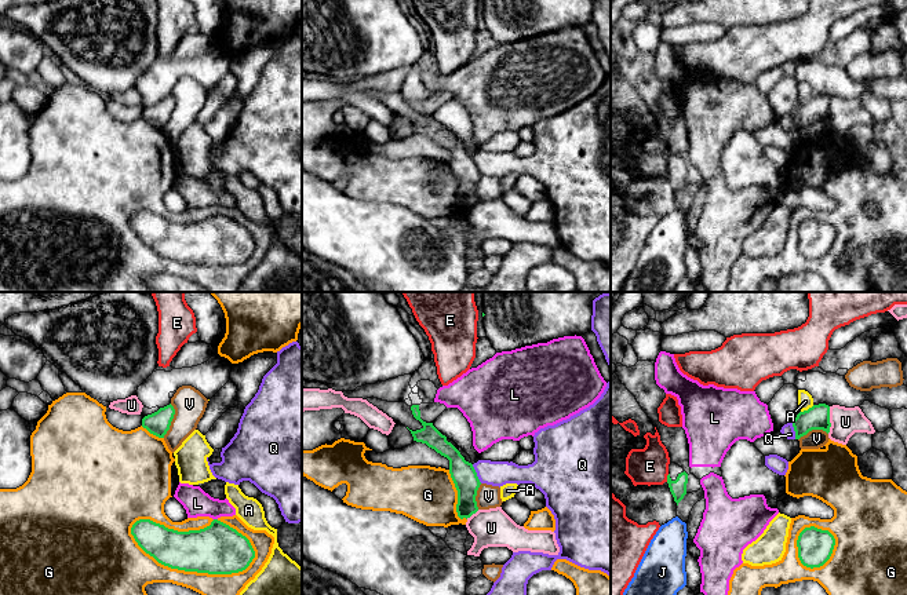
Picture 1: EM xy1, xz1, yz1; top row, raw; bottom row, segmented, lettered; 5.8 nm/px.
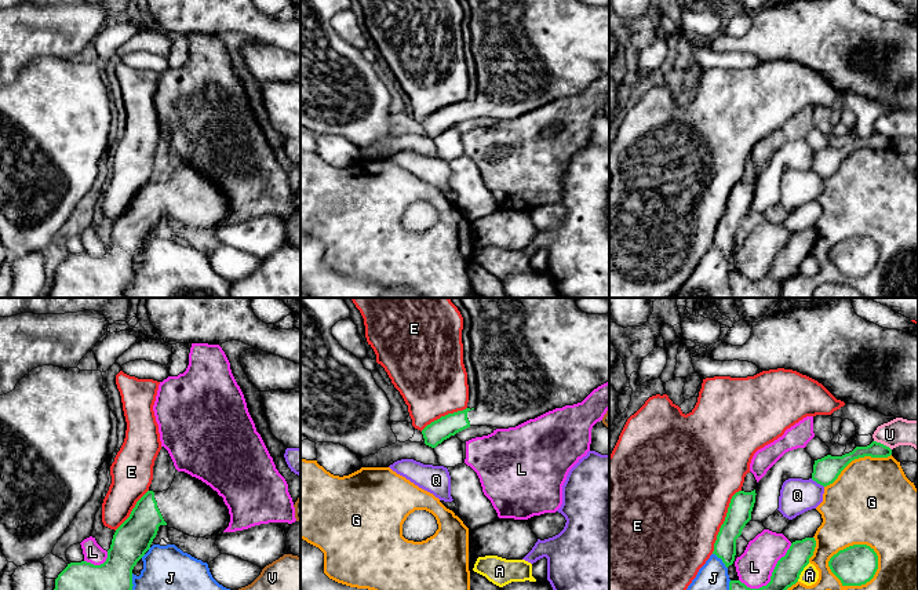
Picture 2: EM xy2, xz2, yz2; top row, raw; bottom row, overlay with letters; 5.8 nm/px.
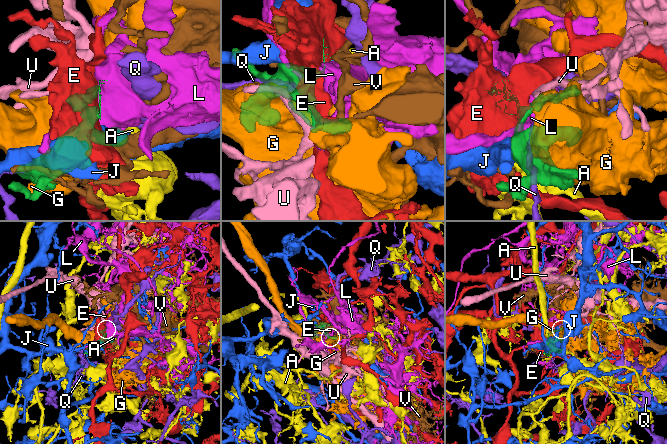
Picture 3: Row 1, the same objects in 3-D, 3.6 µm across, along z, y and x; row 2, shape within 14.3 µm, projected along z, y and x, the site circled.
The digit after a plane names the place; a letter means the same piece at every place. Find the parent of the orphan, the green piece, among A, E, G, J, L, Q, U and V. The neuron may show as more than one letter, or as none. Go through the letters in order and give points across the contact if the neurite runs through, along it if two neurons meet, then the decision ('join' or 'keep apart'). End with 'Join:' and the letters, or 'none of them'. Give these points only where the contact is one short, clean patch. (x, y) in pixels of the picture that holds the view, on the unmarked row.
A: keep apart
E: keep apart
G: keep apart
J: keep apart
L: keep apart
Q: keep apart
U: keep apart
V: border xy1 (171, 95), (174, 109), (163, 128); keep apart
Join: none of them

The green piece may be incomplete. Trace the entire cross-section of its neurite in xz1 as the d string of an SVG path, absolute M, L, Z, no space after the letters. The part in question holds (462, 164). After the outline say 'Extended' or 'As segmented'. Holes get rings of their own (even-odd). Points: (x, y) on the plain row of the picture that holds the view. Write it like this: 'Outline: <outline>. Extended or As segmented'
Outline: M419 96L411 98L412 106L422 114L422 120L411 123L414 132L426 135L449 152L449 165L458 182L456 204L460 211L470 209L478 202L476 187L481 176L471 154L466 153L460 143L447 132L433 114L420 110Z. As segmented

